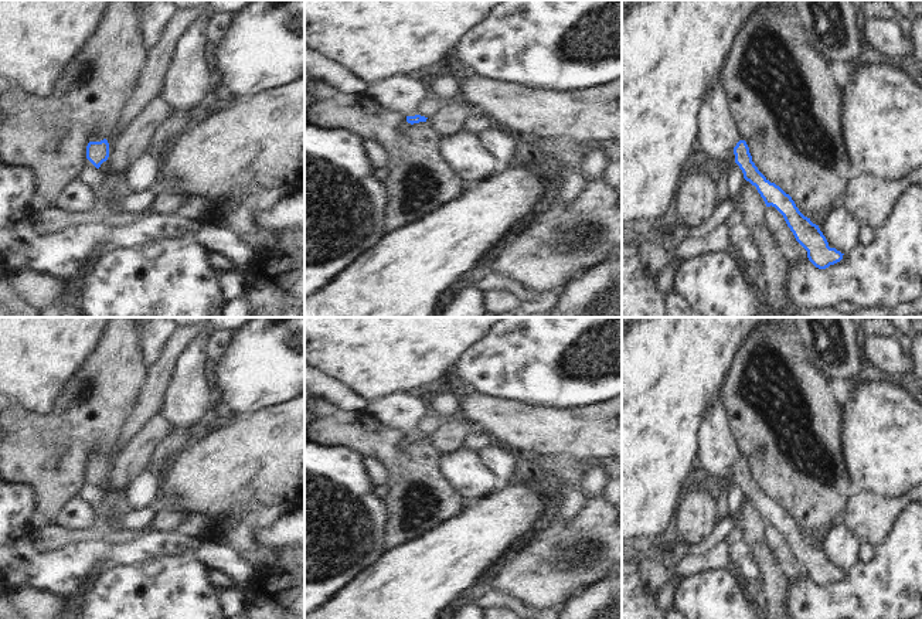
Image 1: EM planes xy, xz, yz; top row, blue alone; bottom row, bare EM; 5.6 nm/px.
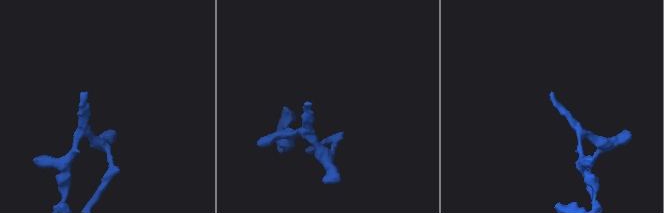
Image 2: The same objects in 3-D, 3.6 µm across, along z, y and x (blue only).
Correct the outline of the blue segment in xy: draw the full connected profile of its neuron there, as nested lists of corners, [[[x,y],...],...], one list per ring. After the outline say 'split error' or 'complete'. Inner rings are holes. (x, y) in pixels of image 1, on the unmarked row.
[[[93,450],[86,463],[86,476],[99,486],[109,475],[109,460],[102,450]]]; split error

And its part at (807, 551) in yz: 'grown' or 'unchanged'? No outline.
grown

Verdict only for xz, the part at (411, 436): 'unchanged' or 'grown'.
grown

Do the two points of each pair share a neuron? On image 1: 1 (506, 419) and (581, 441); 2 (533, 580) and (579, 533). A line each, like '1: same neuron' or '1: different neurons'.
1: same neuron
2: same neuron

